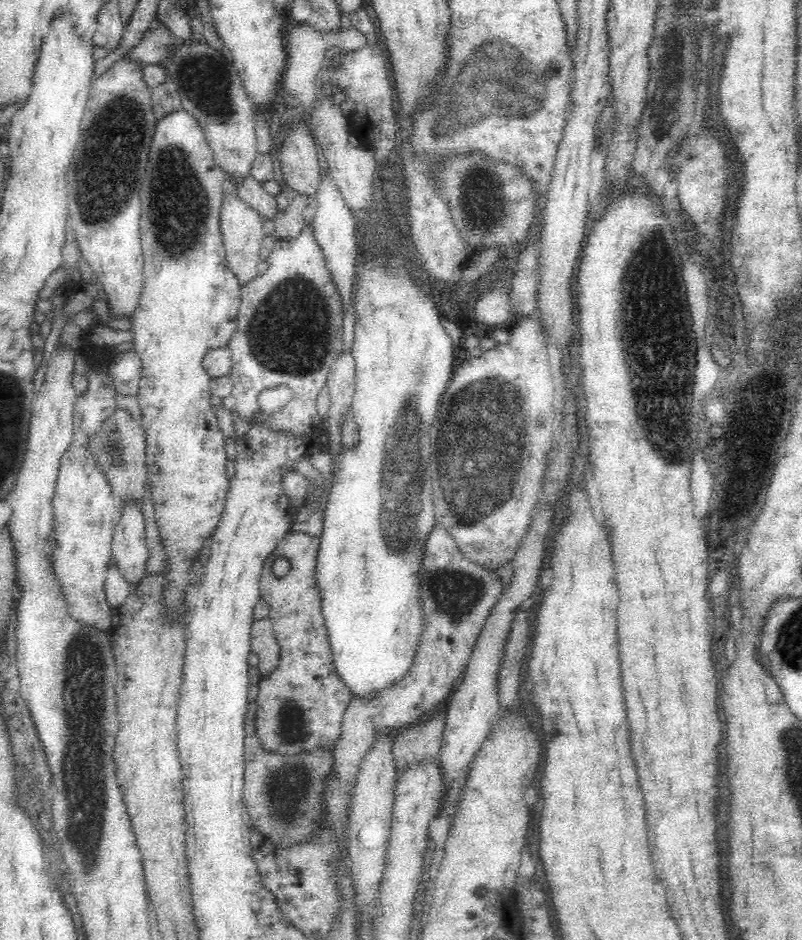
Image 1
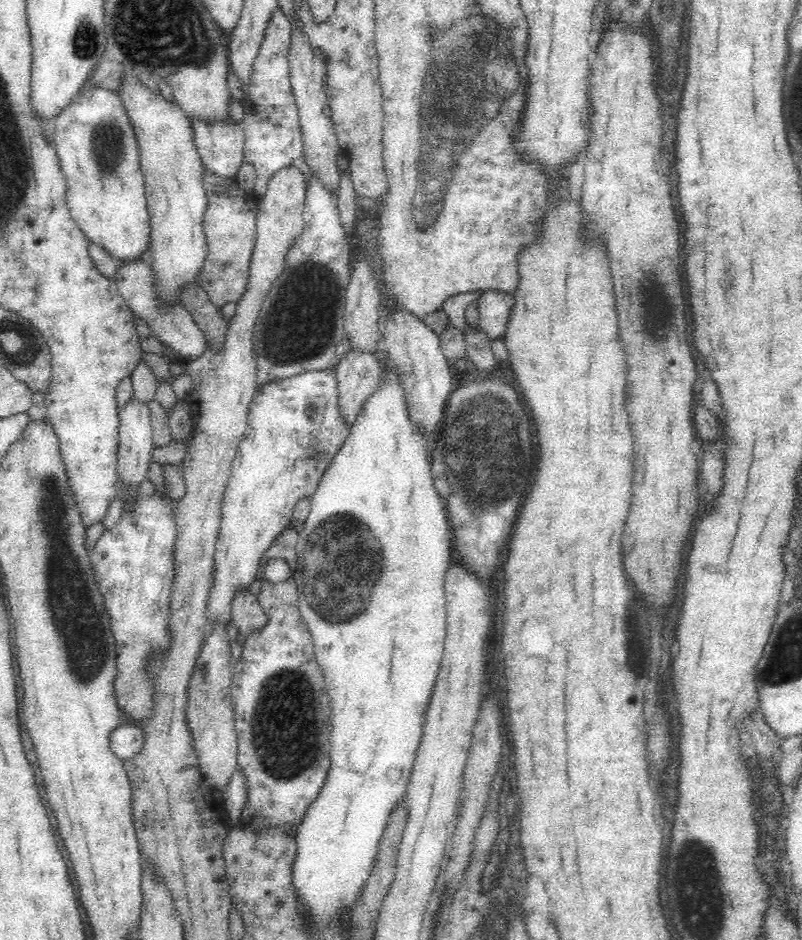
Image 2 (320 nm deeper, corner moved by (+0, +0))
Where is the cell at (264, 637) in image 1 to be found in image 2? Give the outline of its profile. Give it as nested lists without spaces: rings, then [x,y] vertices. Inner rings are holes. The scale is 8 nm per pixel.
[[[247,591],[234,600],[233,621],[234,626],[238,629],[237,632],[248,637],[265,628],[270,618],[262,611],[258,598]]]

